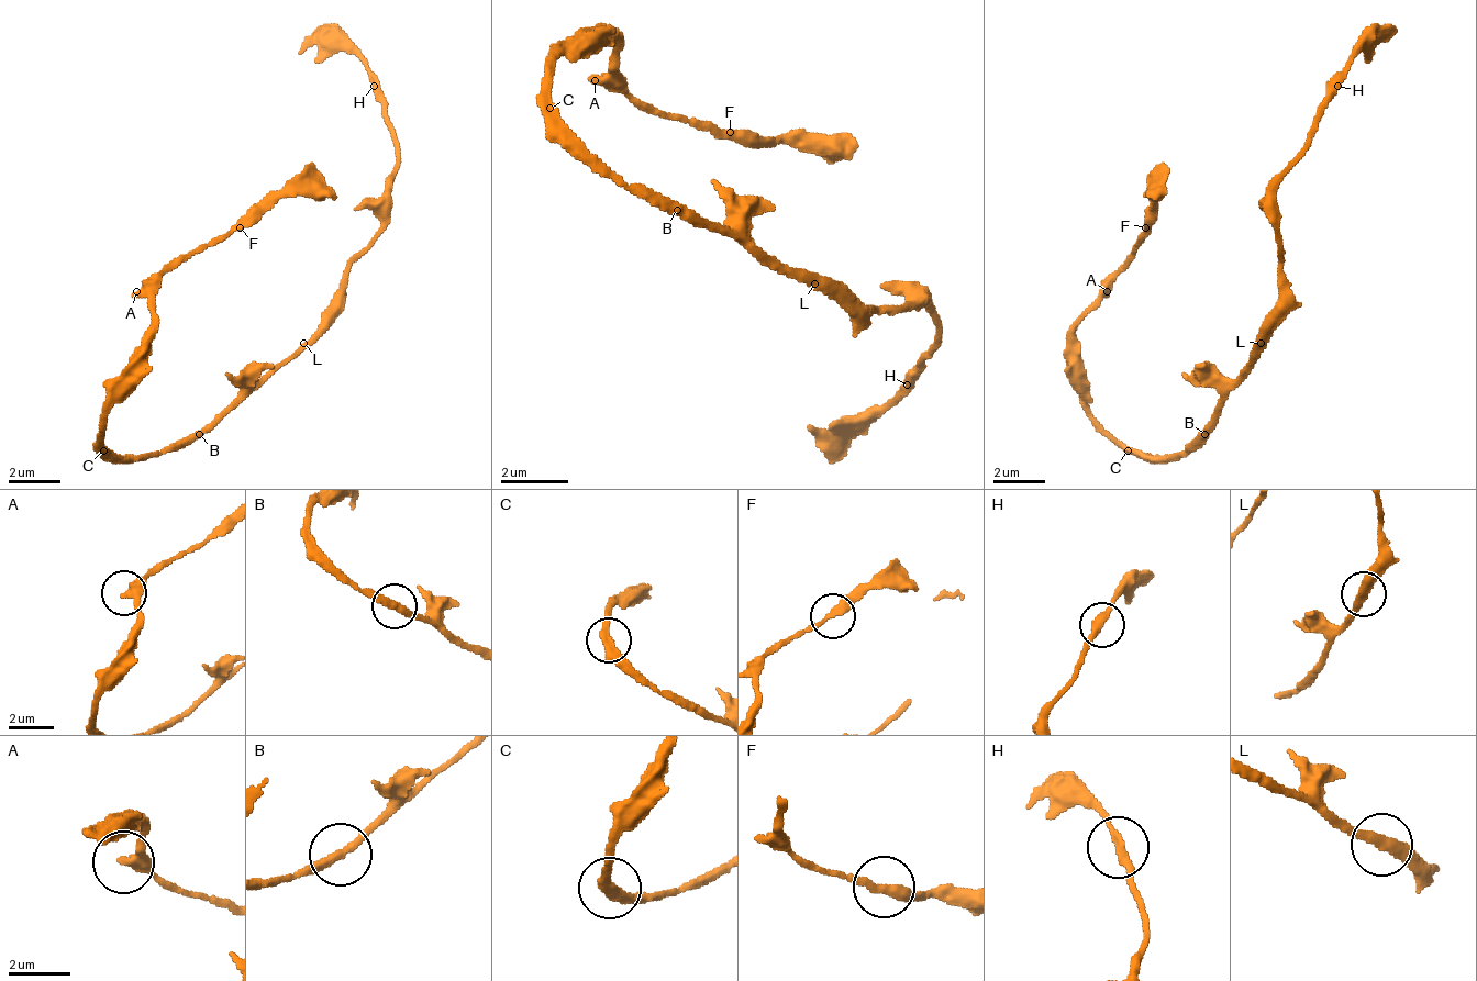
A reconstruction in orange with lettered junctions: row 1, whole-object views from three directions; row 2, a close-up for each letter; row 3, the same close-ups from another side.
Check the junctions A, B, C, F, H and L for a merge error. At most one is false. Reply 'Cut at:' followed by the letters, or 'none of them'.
Cut at: none of them

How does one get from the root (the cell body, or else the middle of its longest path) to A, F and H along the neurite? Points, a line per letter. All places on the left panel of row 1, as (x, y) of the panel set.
A: (201, 426), (136, 458), (118, 458), (104, 445), (111, 381), (143, 343), (150, 323), (150, 304), (136, 291)
F: (201, 426), (136, 458), (118, 458), (104, 445), (111, 381), (143, 343), (150, 291), (175, 266), (240, 227)
H: (201, 426), (240, 407), (317, 330), (348, 259), (380, 227), (393, 131), (387, 99), (374, 86)

